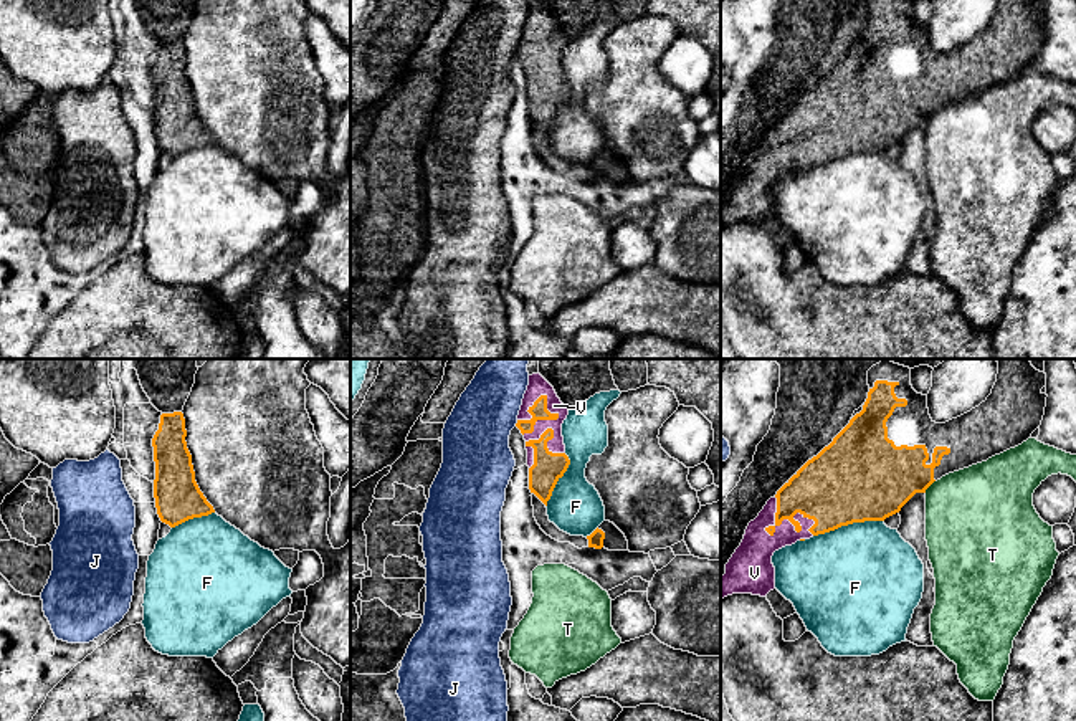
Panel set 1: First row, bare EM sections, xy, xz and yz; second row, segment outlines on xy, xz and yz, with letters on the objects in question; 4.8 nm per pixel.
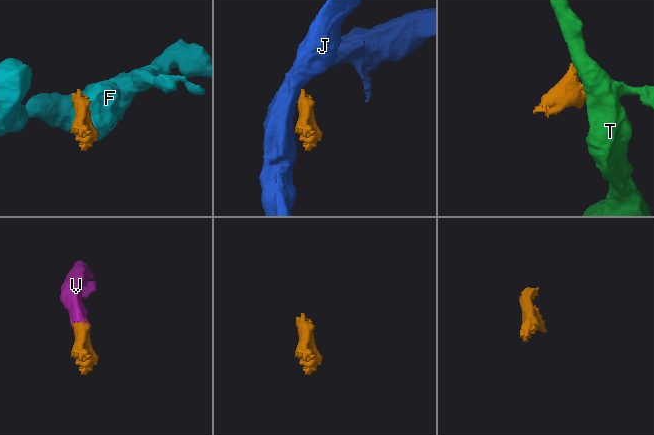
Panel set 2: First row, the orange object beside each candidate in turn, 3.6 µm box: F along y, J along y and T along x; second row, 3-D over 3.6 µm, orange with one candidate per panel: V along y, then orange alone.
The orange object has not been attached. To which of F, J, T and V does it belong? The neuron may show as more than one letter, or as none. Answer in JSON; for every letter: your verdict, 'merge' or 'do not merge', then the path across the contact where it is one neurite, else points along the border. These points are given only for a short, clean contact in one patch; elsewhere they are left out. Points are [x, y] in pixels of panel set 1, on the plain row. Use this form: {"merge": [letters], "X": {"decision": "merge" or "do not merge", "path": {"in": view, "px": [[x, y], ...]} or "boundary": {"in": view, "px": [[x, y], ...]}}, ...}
{"merge": ["V"], "F": {"decision": "do not merge"}, "J": {"decision": "do not merge", "boundary": {"in": "xz", "px": [[518, 50], [514, 55]]}}, "T": {"decision": "do not merge", "boundary": {"in": "yz", "px": [[934, 109], [924, 121]]}}, "V": {"decision": "merge"}}

